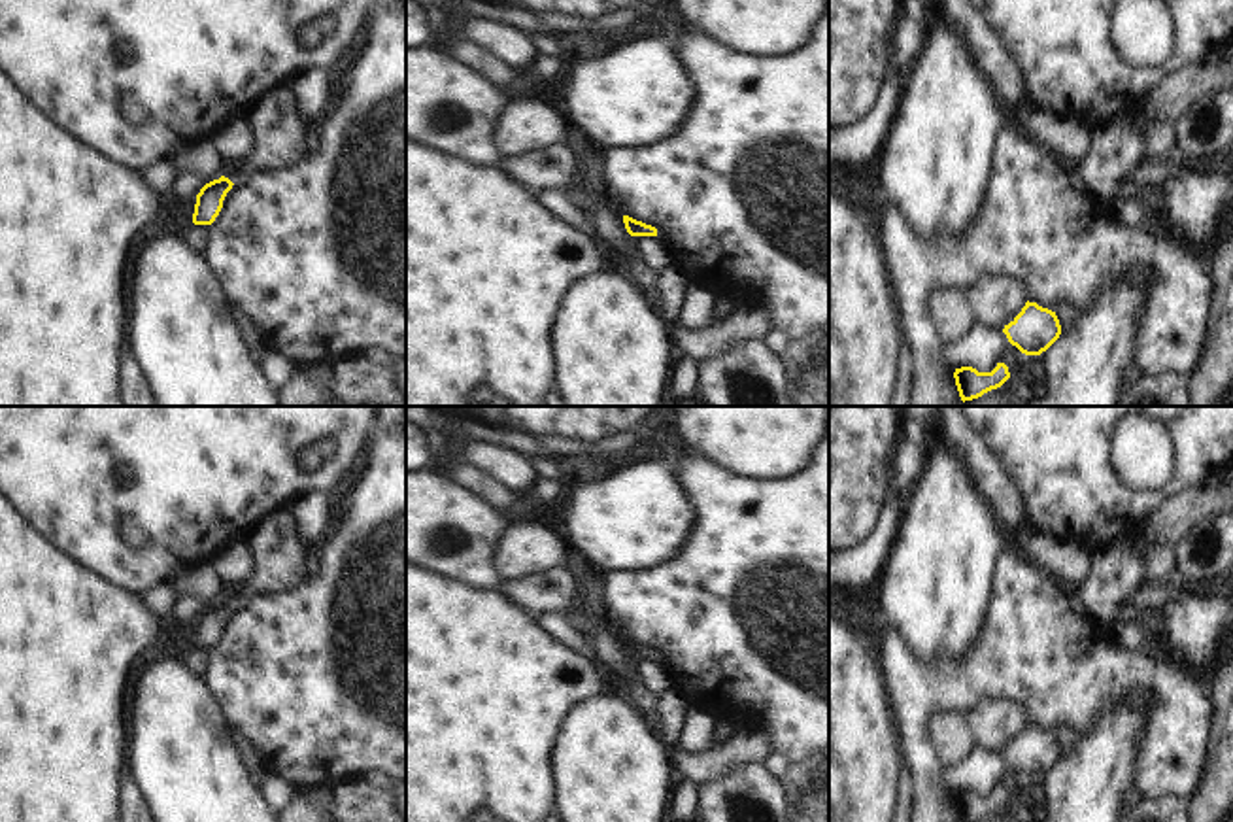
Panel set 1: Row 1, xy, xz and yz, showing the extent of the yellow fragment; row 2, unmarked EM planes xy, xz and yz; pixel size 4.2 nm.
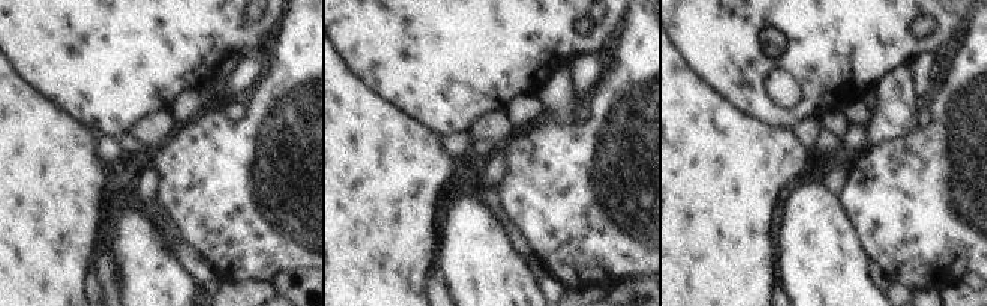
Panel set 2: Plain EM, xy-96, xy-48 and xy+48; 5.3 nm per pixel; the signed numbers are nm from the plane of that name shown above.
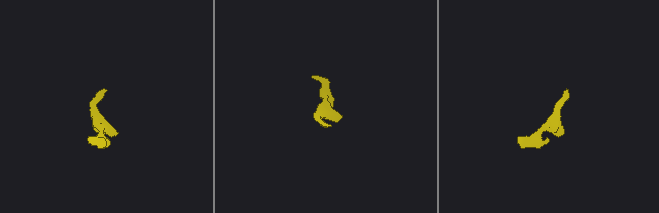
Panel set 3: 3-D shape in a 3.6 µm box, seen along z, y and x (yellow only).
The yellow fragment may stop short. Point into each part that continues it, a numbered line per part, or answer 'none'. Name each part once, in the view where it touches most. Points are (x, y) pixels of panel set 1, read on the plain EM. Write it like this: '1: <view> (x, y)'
1: xy (276, 547)

